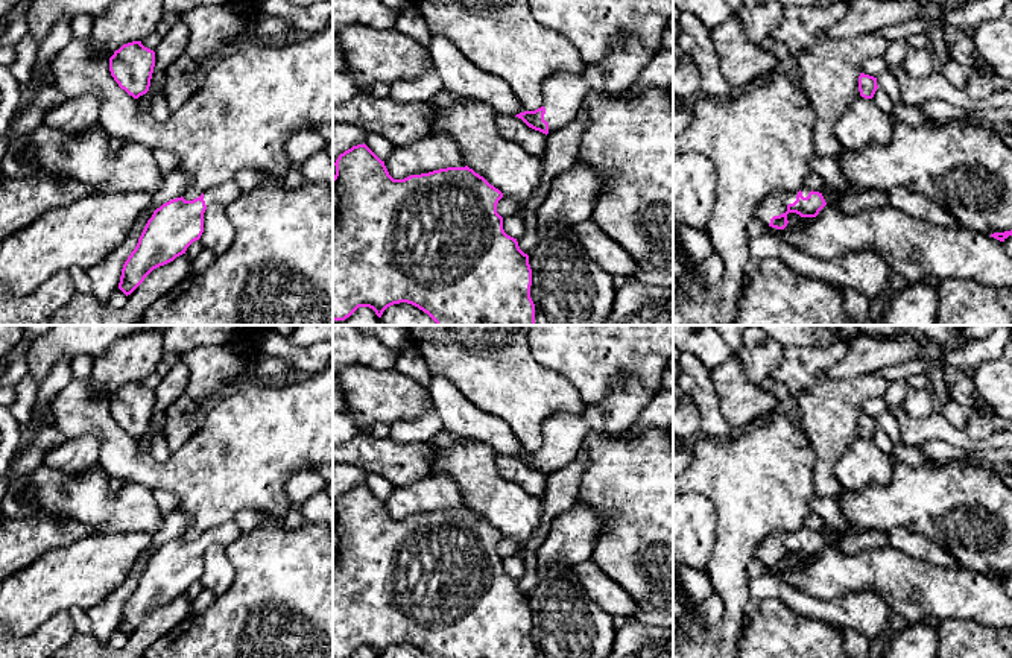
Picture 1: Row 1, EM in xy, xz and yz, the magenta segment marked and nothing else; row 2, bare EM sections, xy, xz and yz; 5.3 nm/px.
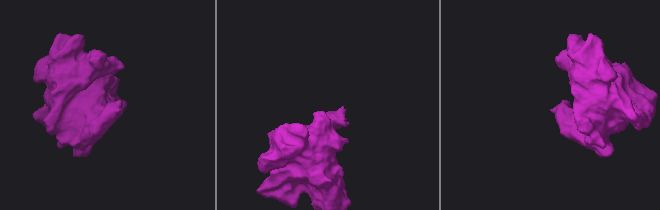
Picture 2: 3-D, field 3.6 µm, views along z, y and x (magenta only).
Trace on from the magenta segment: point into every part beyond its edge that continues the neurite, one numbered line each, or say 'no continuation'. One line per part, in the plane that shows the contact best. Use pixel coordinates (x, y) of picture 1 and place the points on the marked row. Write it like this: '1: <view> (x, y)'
1: yz (775, 204)

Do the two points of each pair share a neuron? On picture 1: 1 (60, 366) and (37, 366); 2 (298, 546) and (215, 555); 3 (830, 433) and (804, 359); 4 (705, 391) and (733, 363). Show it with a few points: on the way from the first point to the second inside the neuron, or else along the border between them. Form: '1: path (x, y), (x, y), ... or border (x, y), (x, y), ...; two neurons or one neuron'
1: border (72, 359), (63, 354), (40, 383); two neurons
2: border (224, 547), (233, 569), (233, 582), (225, 590); two neurons
3: path (828, 415), (828, 409), (812, 392), (806, 377); one neuron
4: border (711, 371), (711, 385), (725, 418); two neurons

